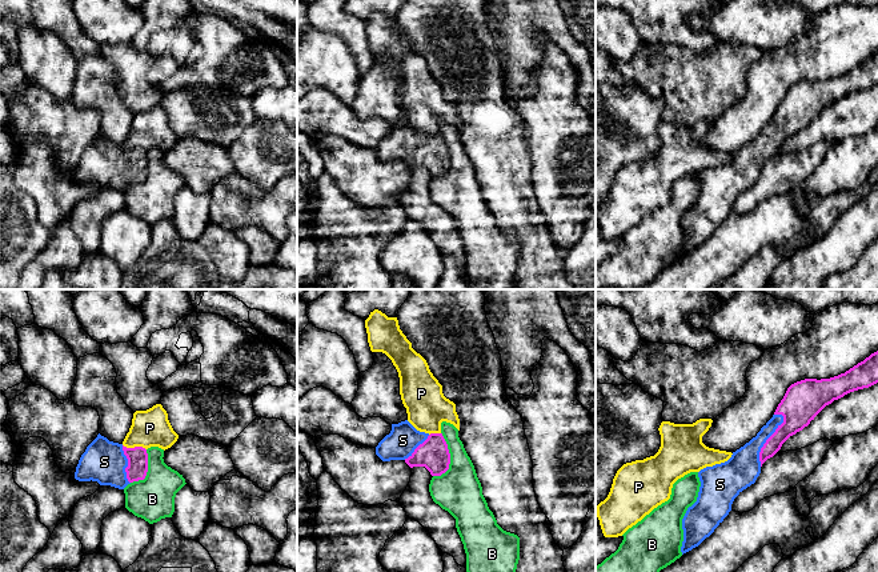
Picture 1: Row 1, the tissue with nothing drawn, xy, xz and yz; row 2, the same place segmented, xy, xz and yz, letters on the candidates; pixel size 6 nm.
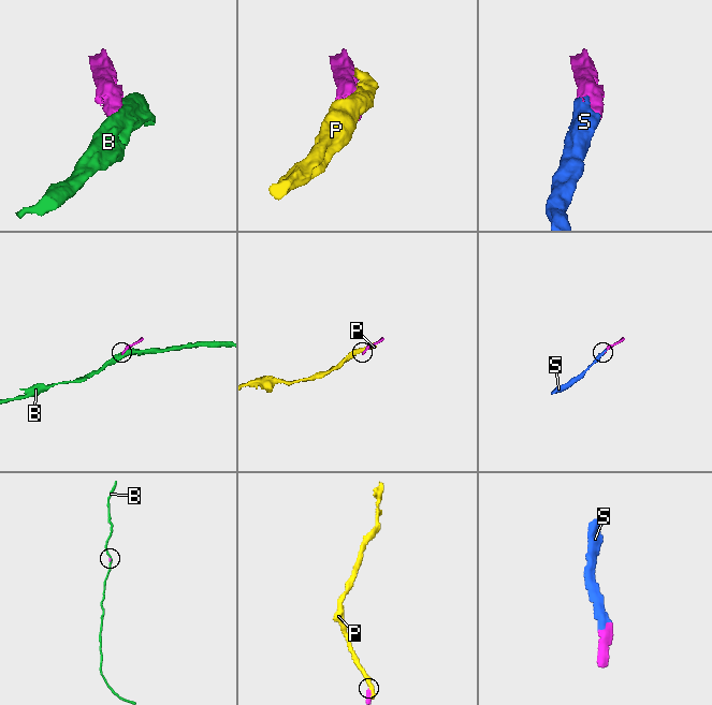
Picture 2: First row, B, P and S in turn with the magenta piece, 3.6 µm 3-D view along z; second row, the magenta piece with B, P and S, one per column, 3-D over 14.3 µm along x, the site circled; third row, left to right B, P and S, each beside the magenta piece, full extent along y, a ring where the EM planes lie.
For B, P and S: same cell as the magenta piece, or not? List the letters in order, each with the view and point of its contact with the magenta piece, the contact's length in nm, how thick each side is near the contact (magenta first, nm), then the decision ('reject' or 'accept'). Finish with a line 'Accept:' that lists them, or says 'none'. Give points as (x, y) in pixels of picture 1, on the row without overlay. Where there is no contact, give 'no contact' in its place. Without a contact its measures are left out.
B: contact xz (449, 159); length 280 nm; calibres 190 and 280 nm; reject
P: contact xy (135, 148); length 150 nm; calibres 130 and 220 nm; reject
S: contact yz (766, 142); length 340 nm; calibres 180 and 200 nm; accept
Accept: S

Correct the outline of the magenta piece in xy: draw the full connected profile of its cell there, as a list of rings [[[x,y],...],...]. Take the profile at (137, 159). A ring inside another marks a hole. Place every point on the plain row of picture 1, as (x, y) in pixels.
[[[99,135],[81,156],[75,180],[92,181],[100,187],[124,191],[133,183],[144,181],[147,173],[148,155],[145,149],[127,149]]]

